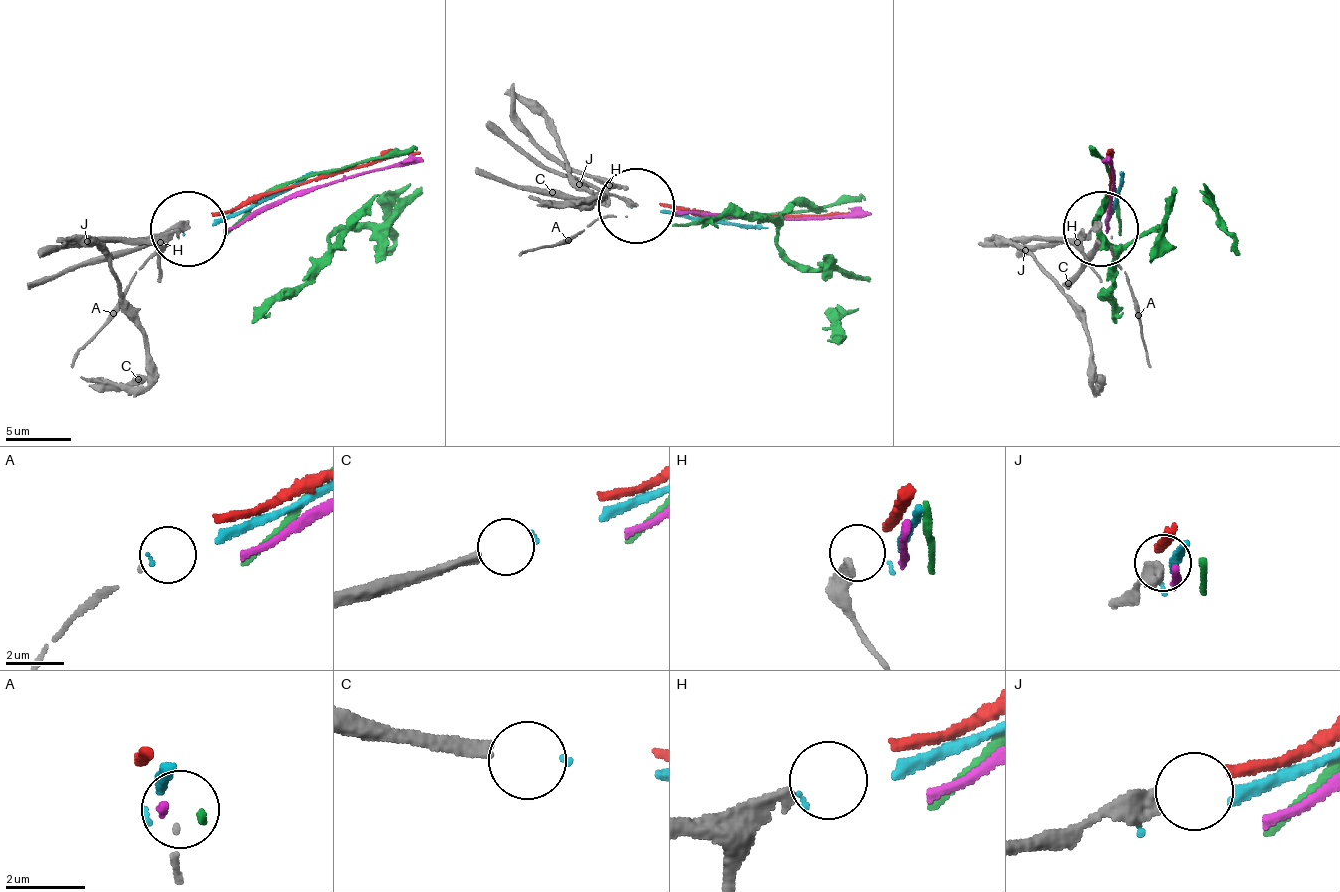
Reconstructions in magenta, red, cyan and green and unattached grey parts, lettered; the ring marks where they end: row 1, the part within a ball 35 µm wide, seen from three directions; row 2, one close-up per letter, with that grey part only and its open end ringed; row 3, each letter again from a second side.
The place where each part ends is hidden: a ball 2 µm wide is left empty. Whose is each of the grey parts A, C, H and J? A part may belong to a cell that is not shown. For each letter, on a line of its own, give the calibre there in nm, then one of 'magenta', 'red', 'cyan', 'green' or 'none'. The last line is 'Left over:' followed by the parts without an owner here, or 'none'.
A: 70 nm thick; none
C: 320 nm thick; cyan
H: 280 nm thick; none
J: 480 nm thick; none
Left over: A, H, J

